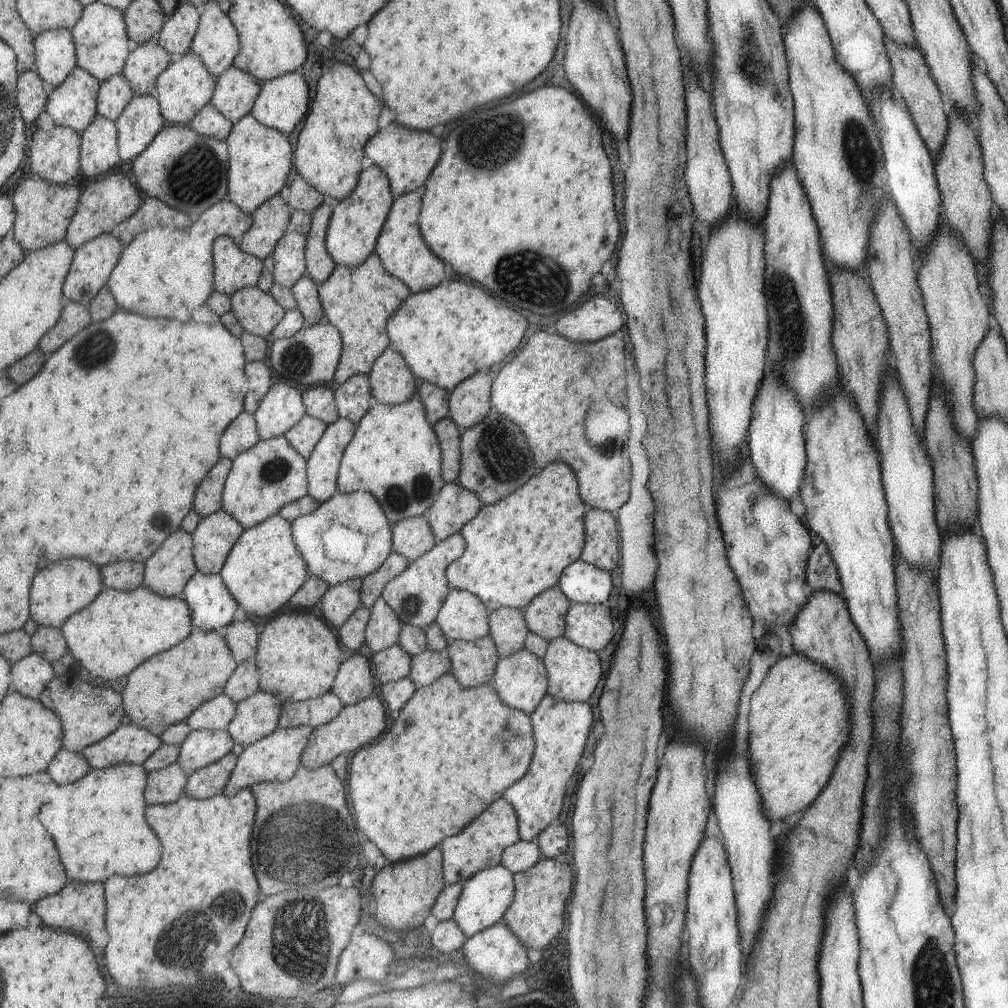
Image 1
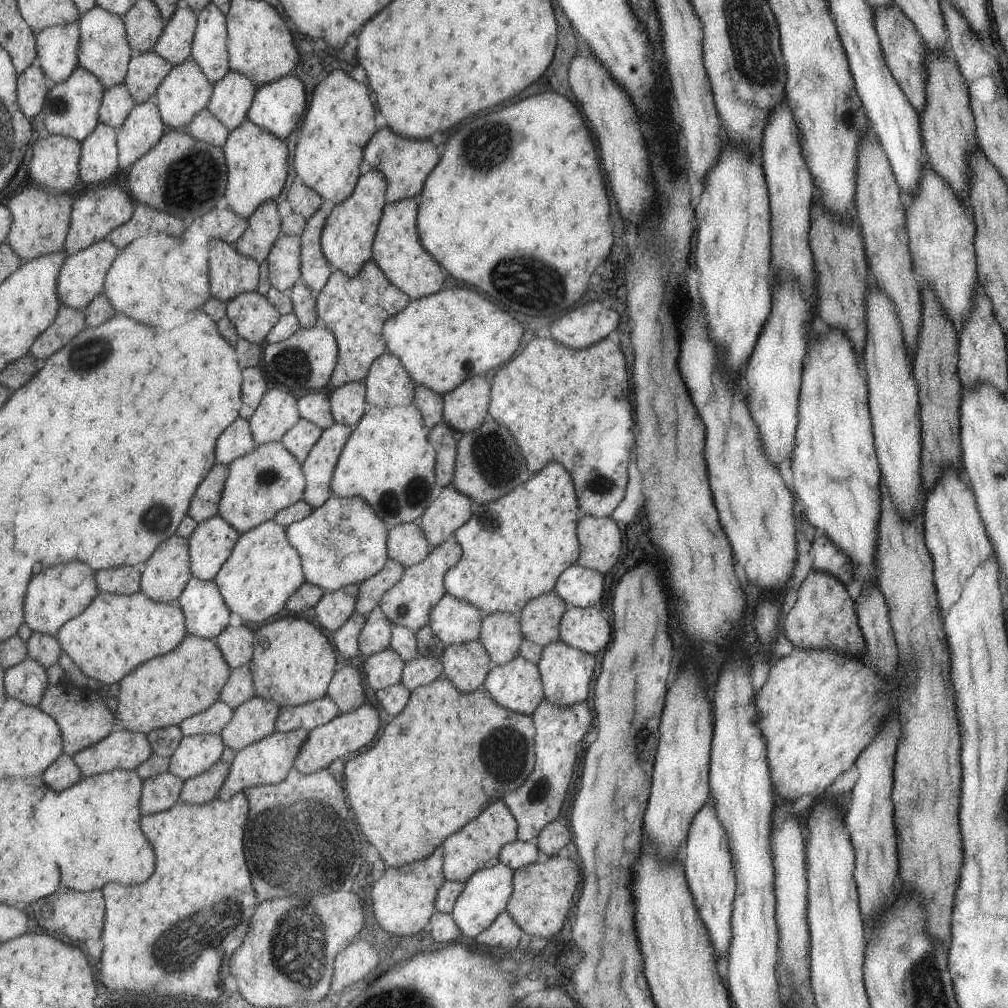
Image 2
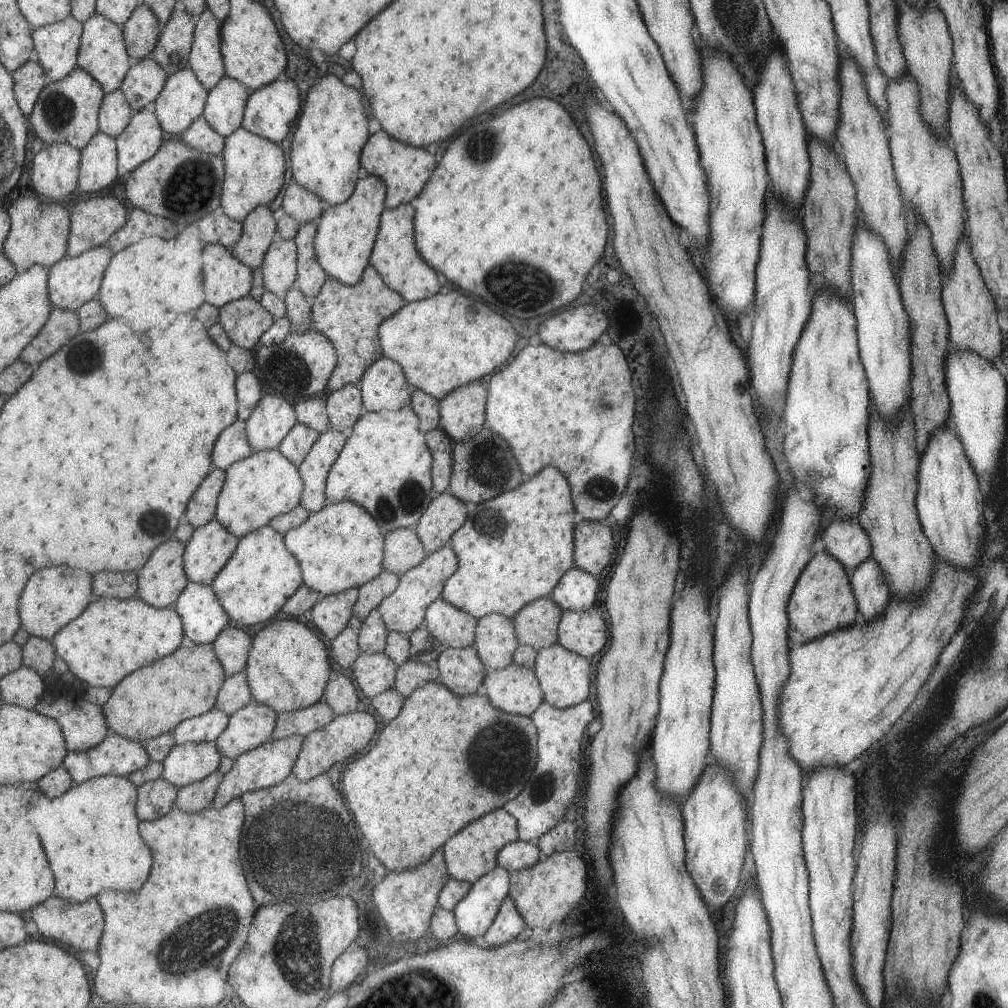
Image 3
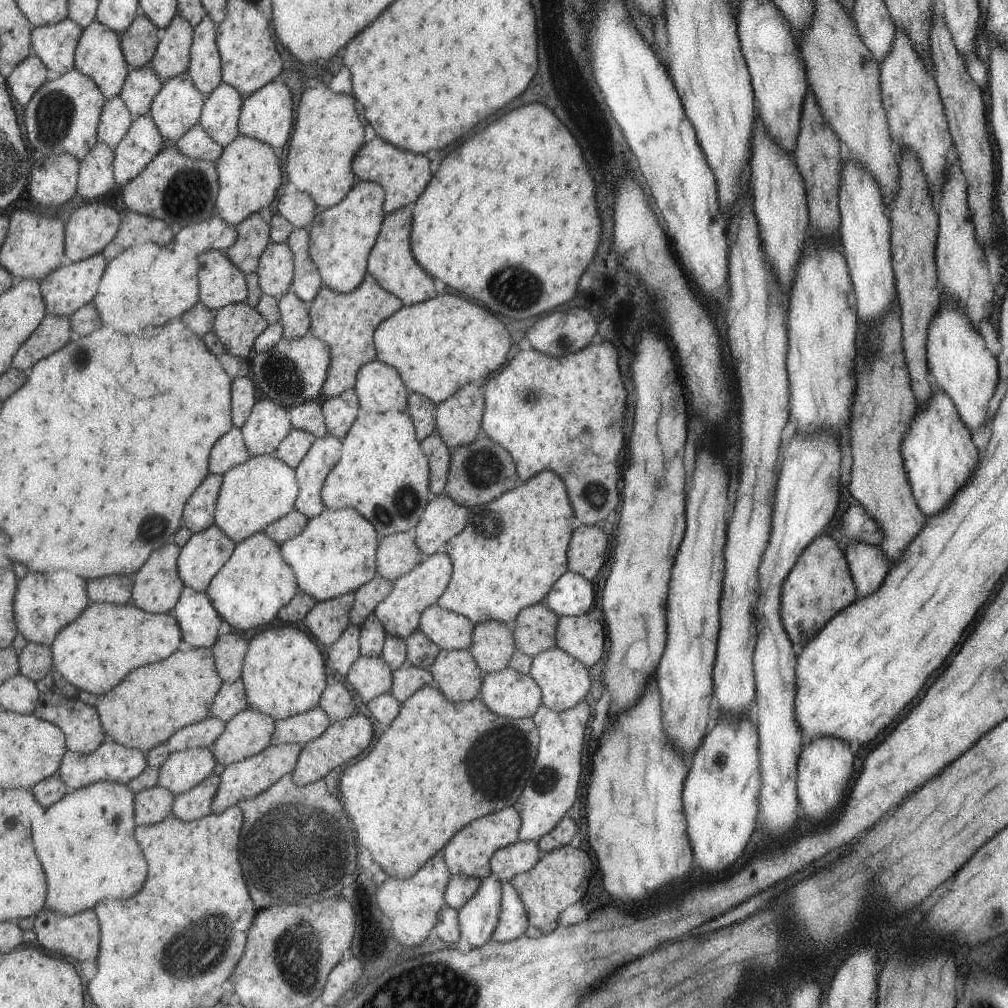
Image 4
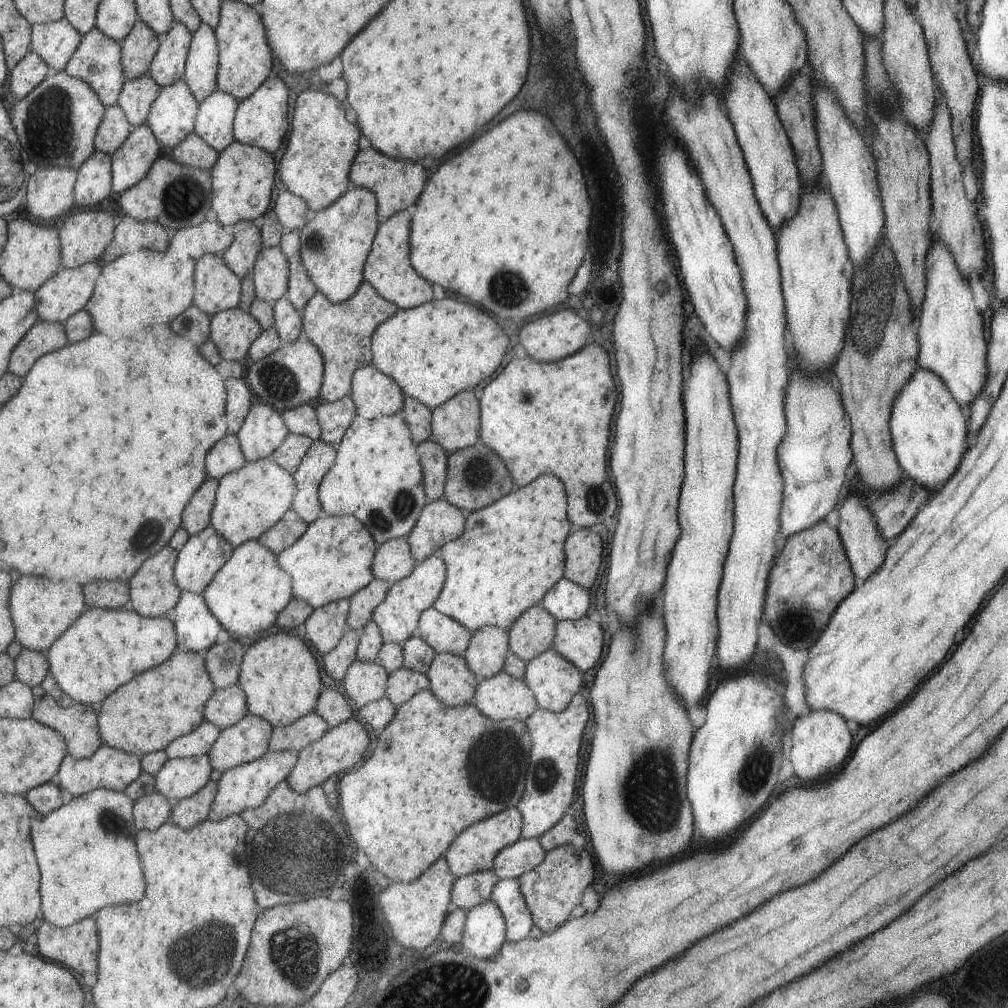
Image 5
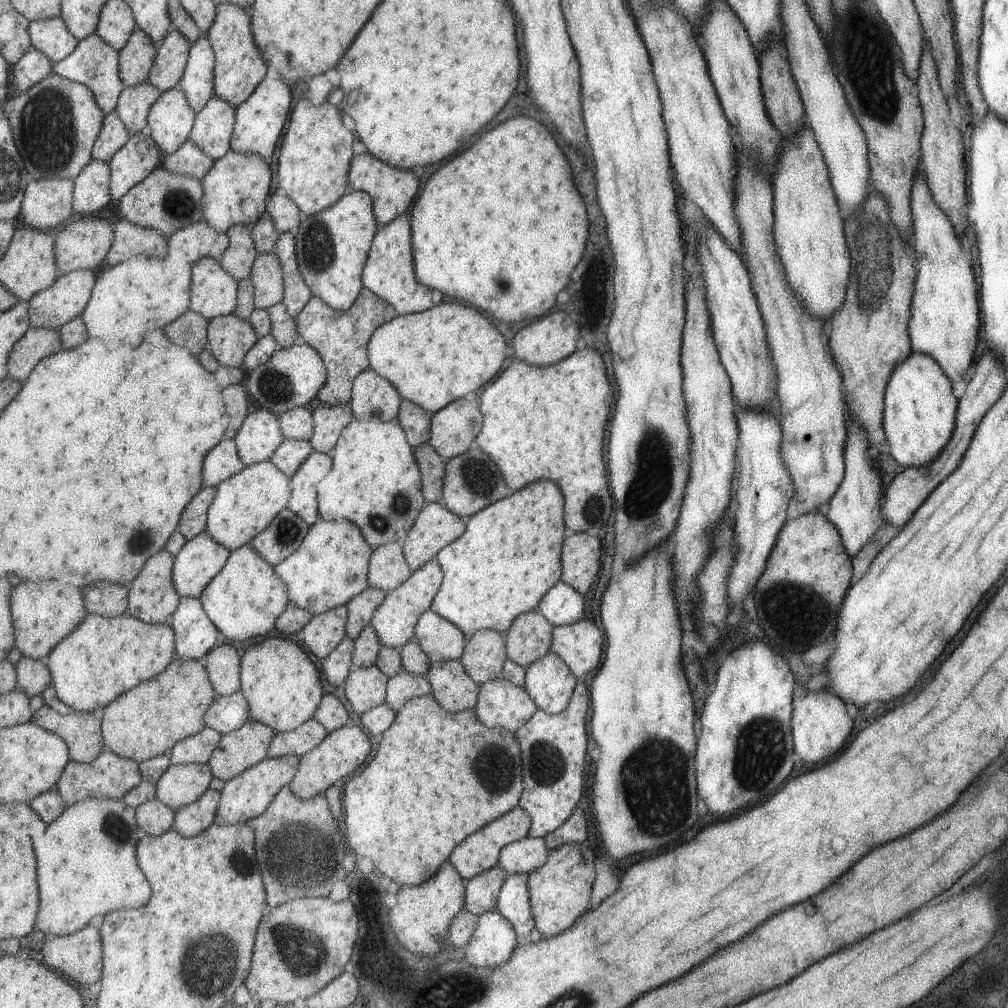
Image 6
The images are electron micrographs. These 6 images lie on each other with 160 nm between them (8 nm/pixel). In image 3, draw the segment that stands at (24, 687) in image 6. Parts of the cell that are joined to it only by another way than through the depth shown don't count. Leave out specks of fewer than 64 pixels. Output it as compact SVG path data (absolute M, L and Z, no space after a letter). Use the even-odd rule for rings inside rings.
M30 635L25 645L21 647L21 651L22 665L35 670L42 678L48 675L57 658L55 648L49 640Z

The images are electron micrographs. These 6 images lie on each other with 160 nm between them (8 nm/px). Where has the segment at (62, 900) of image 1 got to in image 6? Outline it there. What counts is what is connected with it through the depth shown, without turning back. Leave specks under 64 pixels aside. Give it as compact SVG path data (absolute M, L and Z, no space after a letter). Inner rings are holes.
M89 925L66 936L46 936L40 955L47 966L79 984L95 984L101 977L101 938Z

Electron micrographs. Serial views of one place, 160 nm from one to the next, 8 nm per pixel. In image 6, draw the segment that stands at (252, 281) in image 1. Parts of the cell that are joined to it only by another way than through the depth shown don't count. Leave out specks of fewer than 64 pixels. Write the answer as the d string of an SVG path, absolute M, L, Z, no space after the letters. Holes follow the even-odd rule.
M208 257L201 258L191 266L188 310L201 314L207 321L232 314L236 306L236 291L237 282L225 273L217 261Z

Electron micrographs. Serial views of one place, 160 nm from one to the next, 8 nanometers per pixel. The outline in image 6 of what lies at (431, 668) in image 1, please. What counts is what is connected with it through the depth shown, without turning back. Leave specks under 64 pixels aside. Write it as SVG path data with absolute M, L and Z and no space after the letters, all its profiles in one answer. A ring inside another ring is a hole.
M404 670L397 672L386 680L386 694L384 703L397 712L409 698L430 694L431 688L426 678L410 674Z

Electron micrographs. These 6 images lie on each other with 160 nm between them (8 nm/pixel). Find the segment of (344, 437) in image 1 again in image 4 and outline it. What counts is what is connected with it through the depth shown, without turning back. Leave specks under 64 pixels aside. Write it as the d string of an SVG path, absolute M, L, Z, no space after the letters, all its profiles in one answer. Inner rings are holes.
M327 434L317 438L294 469L298 485L294 509L308 520L316 518L326 508L321 501L320 491L327 474L339 461L341 448L342 443L333 436Z

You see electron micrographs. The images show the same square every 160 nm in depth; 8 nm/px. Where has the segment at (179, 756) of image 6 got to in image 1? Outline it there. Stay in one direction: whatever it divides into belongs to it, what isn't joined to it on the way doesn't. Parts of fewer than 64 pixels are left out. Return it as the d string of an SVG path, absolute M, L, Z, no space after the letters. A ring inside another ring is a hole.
M221 694L200 704L183 722L191 731L226 731L235 711L236 703L227 695Z

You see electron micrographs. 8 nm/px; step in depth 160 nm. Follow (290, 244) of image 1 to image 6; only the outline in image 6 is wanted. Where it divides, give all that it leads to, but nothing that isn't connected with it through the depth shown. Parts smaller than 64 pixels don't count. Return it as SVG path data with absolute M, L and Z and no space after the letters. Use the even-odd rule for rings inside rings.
M274 253L258 254L253 262L251 275L253 305L257 309L269 309L283 298L283 272Z

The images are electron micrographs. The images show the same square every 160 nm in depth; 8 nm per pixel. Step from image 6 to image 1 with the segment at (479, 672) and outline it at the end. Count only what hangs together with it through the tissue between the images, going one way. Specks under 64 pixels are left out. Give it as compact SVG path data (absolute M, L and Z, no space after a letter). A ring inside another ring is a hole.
M501 607L488 611L488 635L494 642L499 659L523 649L527 633L528 628L519 609Z

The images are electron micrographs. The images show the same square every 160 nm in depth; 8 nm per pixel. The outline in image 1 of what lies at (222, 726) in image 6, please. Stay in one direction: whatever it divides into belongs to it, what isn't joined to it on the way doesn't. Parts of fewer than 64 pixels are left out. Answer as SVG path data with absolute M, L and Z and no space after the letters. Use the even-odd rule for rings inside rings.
M238 663L225 683L223 694L234 703L238 703L258 691L258 678L258 670L254 663Z

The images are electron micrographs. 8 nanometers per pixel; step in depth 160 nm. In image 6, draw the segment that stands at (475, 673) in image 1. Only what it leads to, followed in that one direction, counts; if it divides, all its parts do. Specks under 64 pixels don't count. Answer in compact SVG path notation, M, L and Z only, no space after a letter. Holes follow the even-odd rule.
M459 660L431 662L426 680L432 698L446 712L474 709L478 685L469 678Z

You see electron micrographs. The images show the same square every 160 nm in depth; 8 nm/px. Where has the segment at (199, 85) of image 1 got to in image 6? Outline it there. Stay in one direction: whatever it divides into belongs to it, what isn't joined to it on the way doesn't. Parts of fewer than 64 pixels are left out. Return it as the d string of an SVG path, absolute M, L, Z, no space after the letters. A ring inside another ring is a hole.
M178 86L160 92L149 108L146 131L159 150L172 154L188 140L195 112Z

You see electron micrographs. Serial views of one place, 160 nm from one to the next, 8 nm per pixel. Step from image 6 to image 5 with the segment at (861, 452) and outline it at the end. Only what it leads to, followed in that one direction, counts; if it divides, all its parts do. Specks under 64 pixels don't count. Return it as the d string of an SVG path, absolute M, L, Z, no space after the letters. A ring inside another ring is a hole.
M848 492L848 495L838 505L839 521L835 530L843 543L852 573L858 578L858 582L861 582L861 580L865 580L865 576L869 576L869 572L873 572L873 568L877 568L881 564L887 544L877 528L877 523L869 507L865 505L859 494Z

